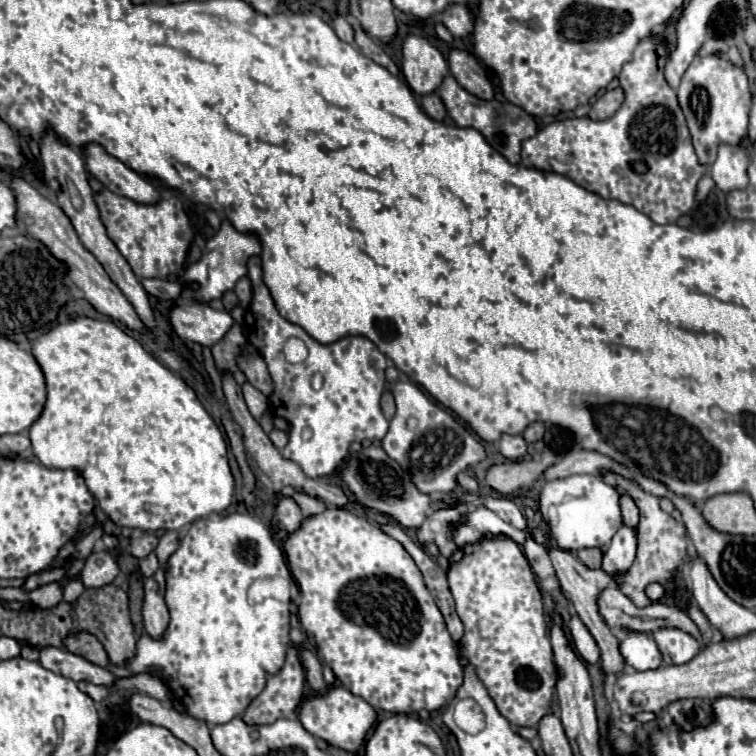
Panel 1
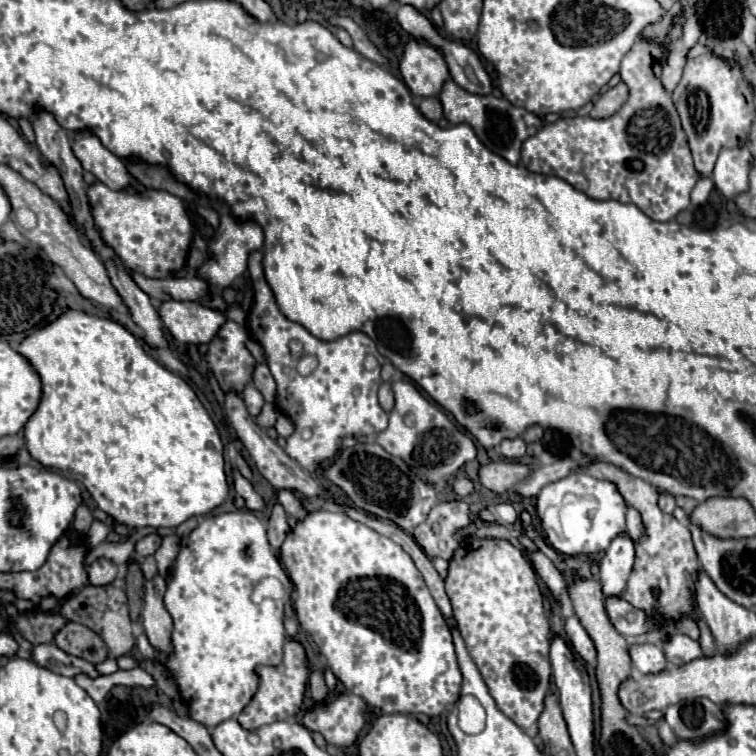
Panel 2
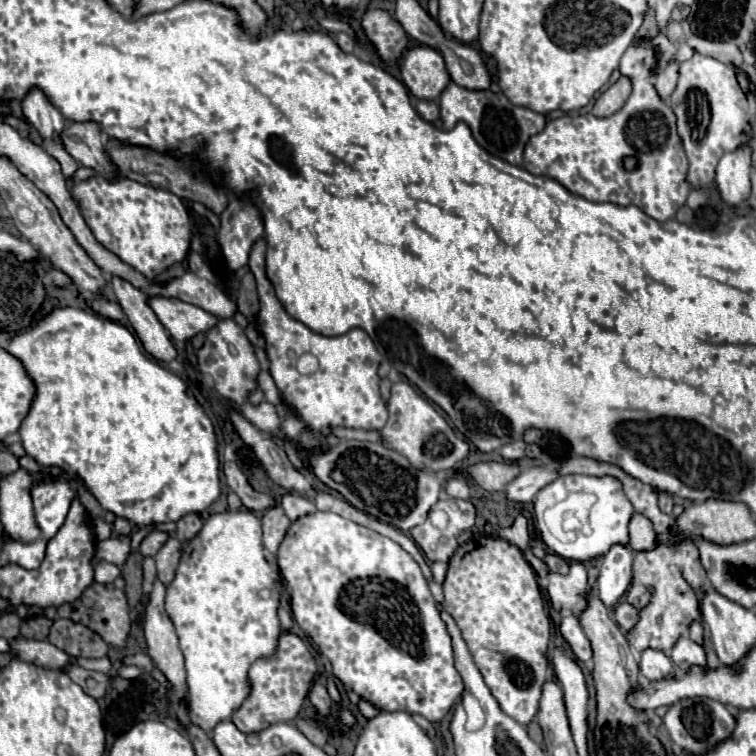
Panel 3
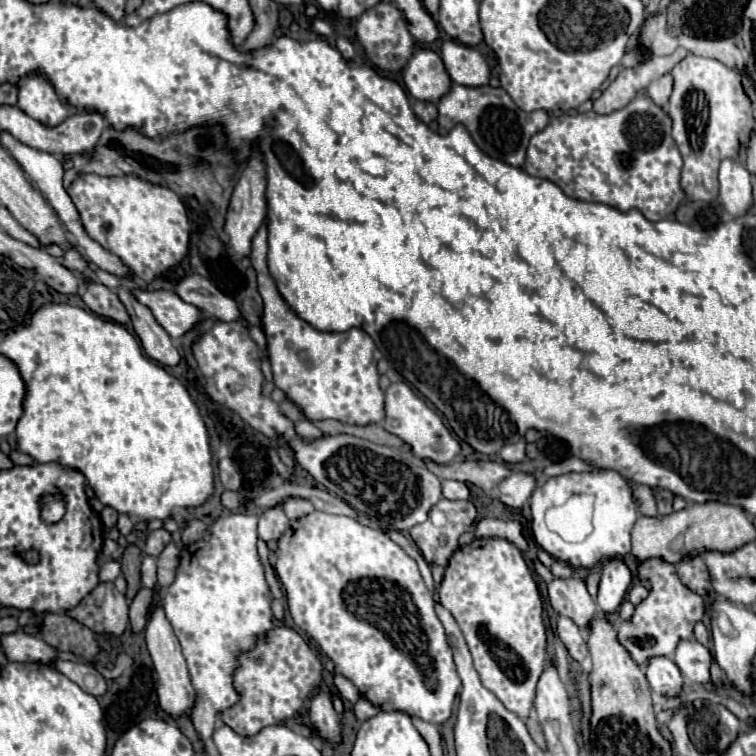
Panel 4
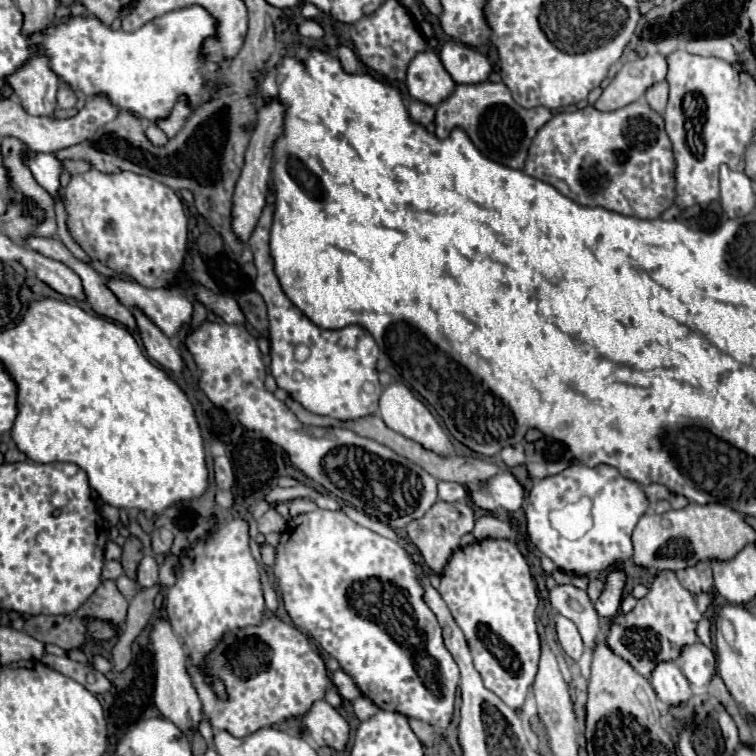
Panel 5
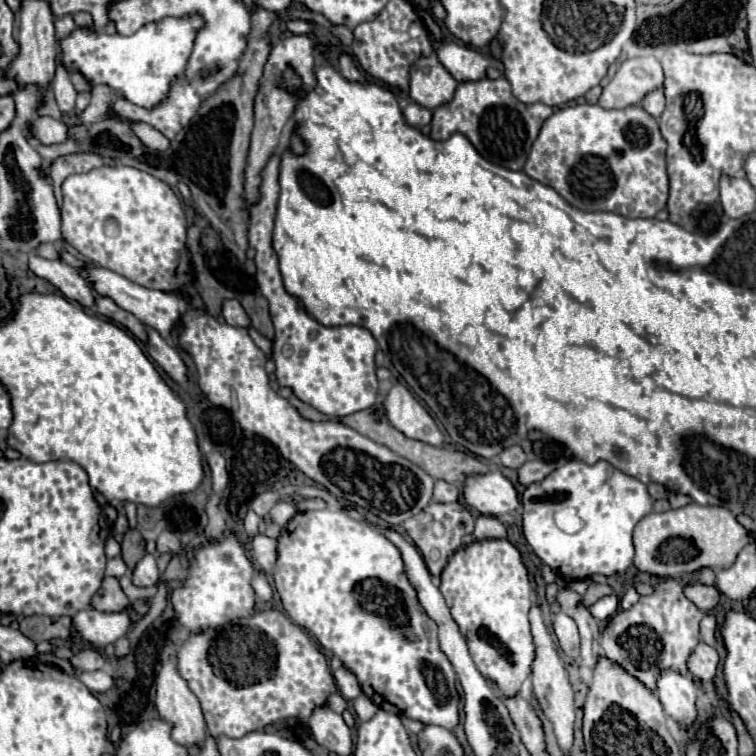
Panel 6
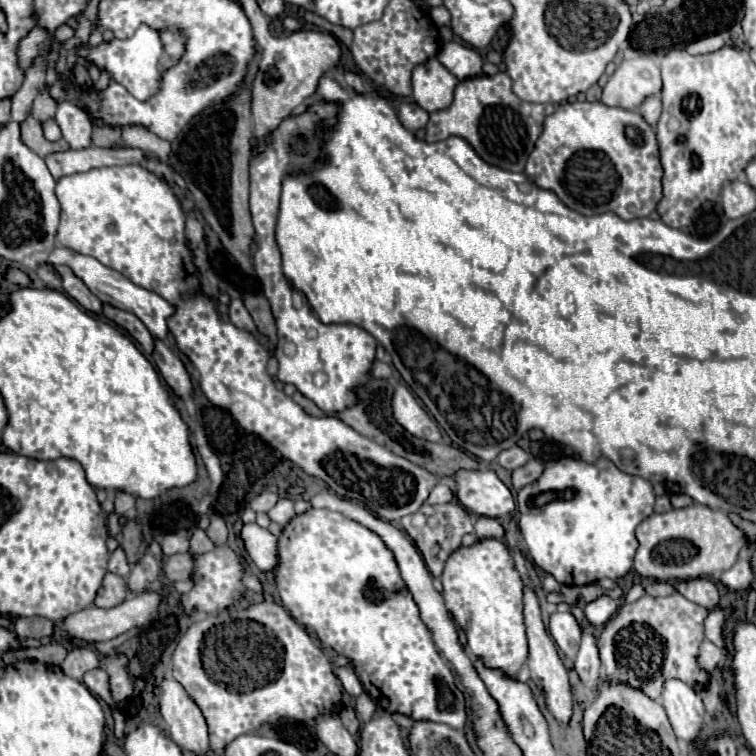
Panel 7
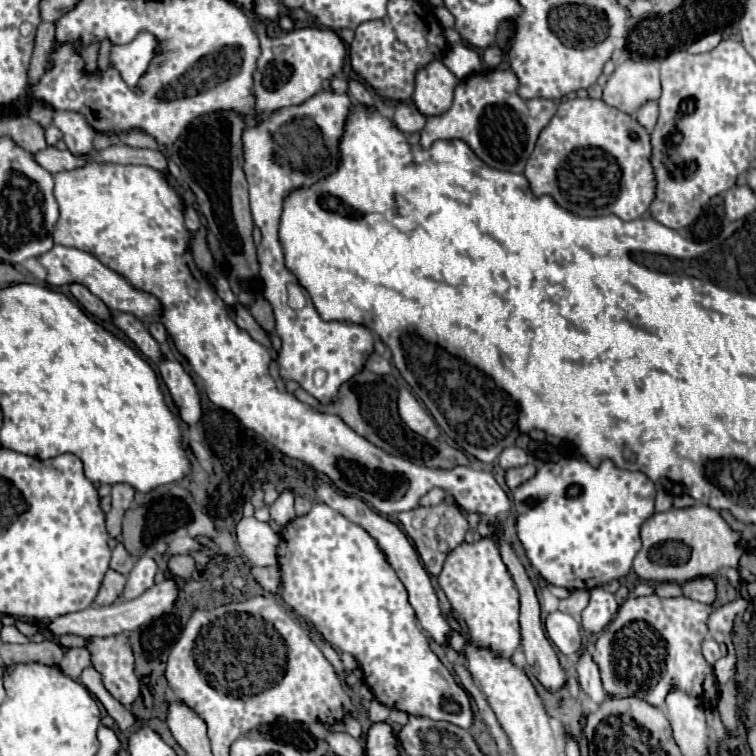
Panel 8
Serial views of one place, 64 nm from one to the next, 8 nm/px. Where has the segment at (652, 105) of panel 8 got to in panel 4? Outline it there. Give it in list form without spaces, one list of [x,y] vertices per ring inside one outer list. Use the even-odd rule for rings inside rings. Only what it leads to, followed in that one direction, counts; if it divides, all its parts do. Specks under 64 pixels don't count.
[[[670,74],[654,80],[654,82],[646,88],[646,94],[648,94],[660,108],[666,108],[666,106],[668,106],[670,92],[672,92],[672,76],[670,76]]]

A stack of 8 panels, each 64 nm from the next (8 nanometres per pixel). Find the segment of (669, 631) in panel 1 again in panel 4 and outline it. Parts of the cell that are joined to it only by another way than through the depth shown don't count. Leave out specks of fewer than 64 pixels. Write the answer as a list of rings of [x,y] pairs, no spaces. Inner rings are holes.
[[[682,640],[674,654],[674,662],[678,664],[684,678],[694,678],[698,682],[710,680],[710,664],[712,652],[696,640]]]

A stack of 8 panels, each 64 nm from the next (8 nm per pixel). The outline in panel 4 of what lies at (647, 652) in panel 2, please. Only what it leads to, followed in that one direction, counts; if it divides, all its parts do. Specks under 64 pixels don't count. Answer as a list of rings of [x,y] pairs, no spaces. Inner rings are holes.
[[[660,656],[660,658],[650,660],[650,664],[646,666],[646,678],[648,678],[648,684],[652,686],[652,690],[660,696],[676,698],[682,694],[684,678],[672,658]]]

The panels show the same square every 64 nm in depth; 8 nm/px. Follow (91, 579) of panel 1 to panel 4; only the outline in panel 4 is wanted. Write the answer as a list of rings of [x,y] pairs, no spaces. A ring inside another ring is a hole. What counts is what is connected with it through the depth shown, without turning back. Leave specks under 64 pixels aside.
[[[108,560],[100,566],[100,580],[102,582],[112,582],[114,578],[120,576],[120,564],[114,560]]]

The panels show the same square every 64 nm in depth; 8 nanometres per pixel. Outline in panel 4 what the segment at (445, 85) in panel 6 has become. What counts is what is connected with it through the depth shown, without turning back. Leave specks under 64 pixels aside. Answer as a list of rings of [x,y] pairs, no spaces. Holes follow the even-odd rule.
[[[420,48],[404,68],[404,84],[416,100],[436,104],[452,86],[442,58],[428,48]]]

